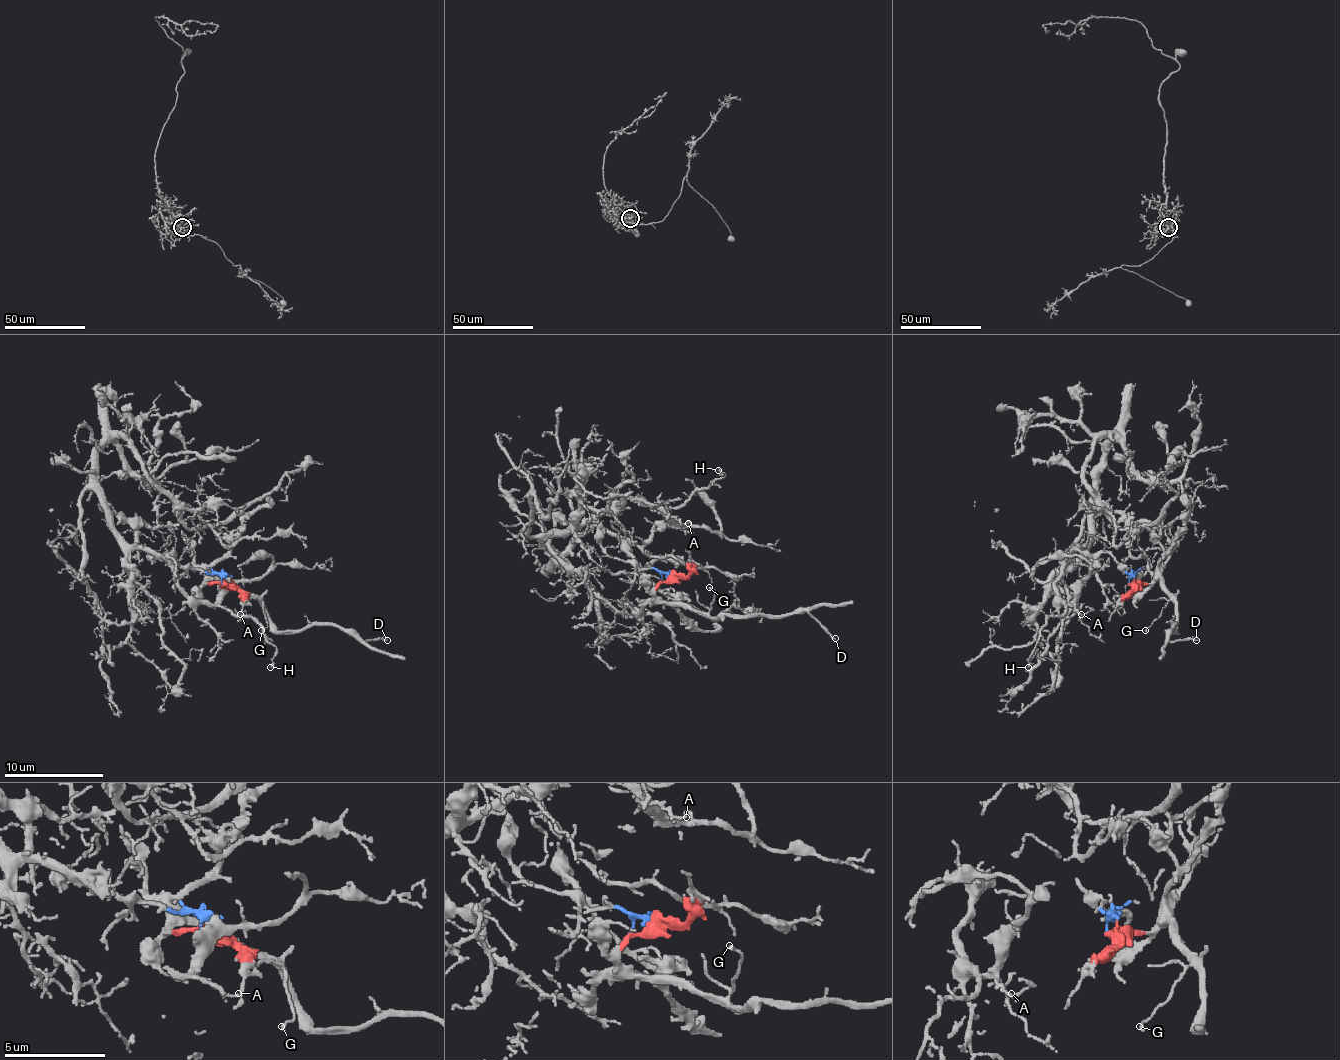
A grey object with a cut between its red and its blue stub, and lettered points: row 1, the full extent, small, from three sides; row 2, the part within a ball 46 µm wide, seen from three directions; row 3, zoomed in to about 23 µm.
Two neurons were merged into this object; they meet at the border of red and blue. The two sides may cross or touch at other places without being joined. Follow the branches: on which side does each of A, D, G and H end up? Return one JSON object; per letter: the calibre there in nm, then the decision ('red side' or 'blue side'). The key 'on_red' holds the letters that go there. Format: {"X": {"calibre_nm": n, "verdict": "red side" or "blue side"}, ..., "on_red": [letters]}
{"A": {"calibre_nm": 120, "verdict": "blue side"}, "D": {"calibre_nm": 130, "verdict": "red side"}, "G": {"calibre_nm": 130, "verdict": "red side"}, "H": {"calibre_nm": 150, "verdict": "blue side"}, "on_red": ["D", "G"]}

